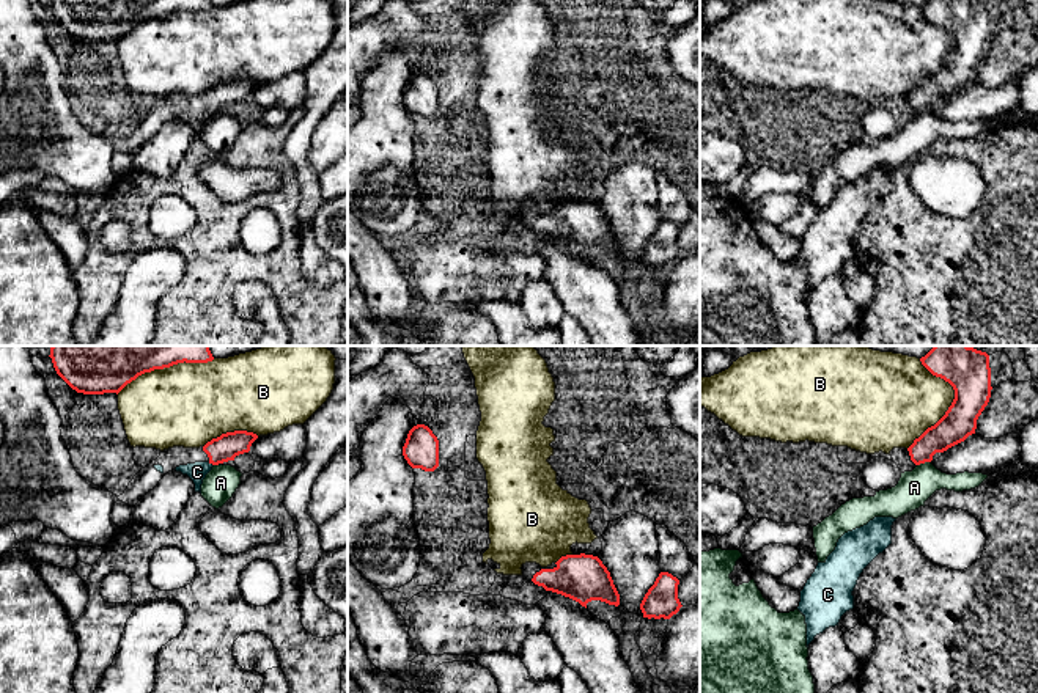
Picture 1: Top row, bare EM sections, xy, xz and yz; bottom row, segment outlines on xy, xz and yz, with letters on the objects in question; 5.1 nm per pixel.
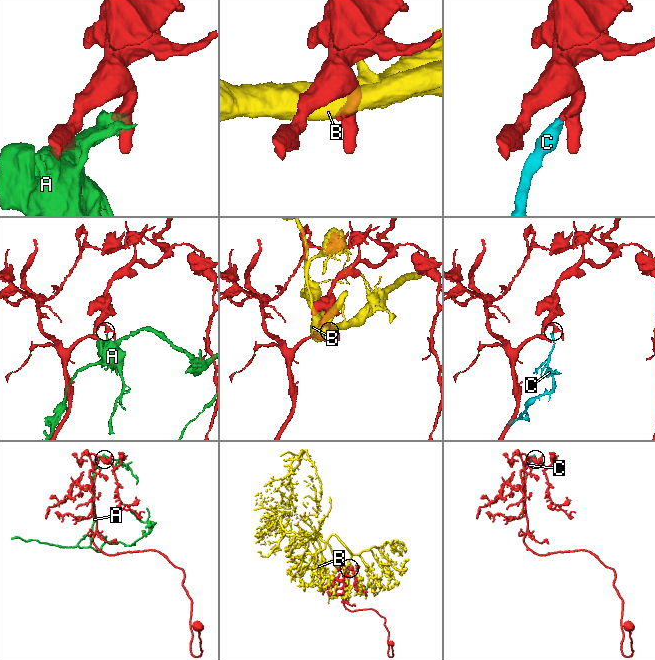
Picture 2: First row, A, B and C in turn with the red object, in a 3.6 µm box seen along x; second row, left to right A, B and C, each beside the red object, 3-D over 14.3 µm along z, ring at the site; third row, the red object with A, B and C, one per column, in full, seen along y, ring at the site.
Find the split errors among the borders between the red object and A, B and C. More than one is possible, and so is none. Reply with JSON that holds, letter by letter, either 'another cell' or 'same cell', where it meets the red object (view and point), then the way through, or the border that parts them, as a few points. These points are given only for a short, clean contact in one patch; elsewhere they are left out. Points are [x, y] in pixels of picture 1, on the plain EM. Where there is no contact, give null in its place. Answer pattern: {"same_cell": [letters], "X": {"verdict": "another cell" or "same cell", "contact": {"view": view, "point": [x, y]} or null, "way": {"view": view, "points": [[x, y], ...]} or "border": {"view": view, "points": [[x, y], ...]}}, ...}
{"same_cell": ["C"], "A": {"verdict": "another cell", "contact": {"view": "yz", "point": [923, 110]}}, "B": {"verdict": "another cell", "contact": {"view": "yz", "point": [952, 51]}}, "C": {"verdict": "same cell", "contact": {"view": "xy", "point": [211, 110]}, "way": {"view": "xy", "points": [[224, 96], [211, 110], [197, 120]]}}}

